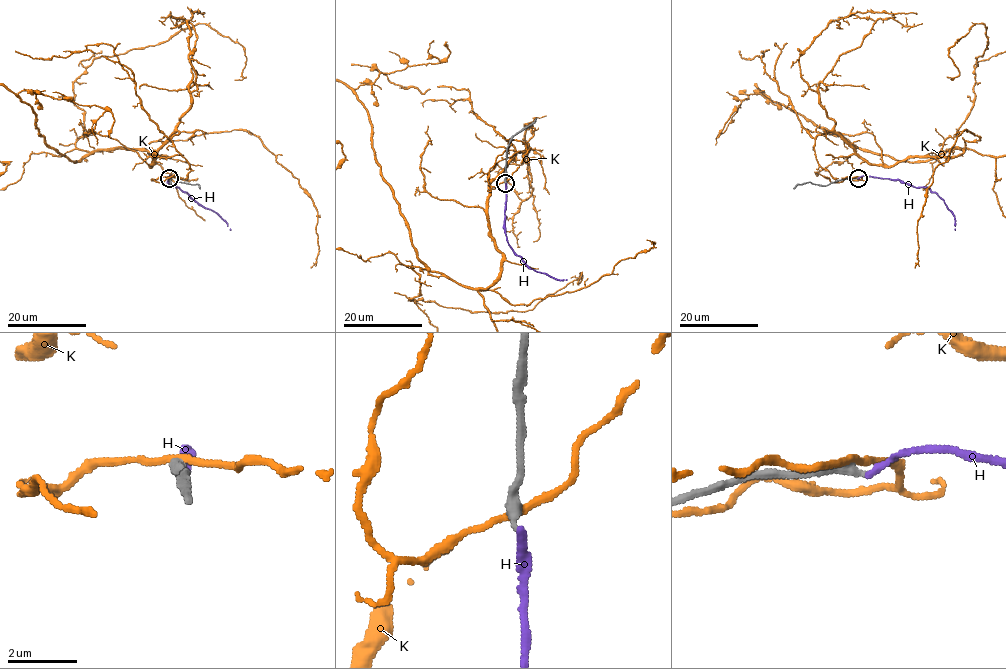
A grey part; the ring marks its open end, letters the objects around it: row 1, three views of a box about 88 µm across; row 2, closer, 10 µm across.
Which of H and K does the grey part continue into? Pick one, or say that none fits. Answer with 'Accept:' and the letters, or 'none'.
Accept: H

